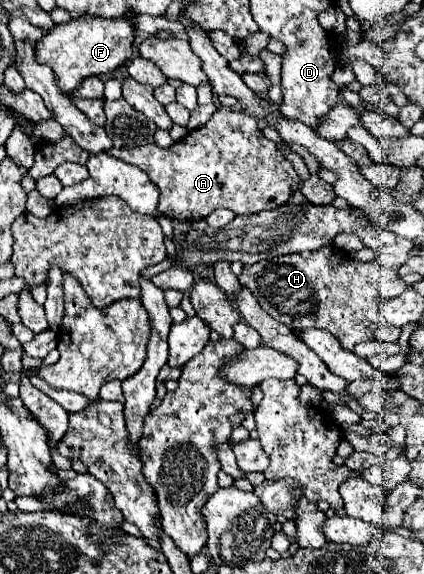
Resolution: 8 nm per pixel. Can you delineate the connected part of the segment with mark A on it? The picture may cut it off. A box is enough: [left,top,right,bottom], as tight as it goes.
[106,107,300,221]

